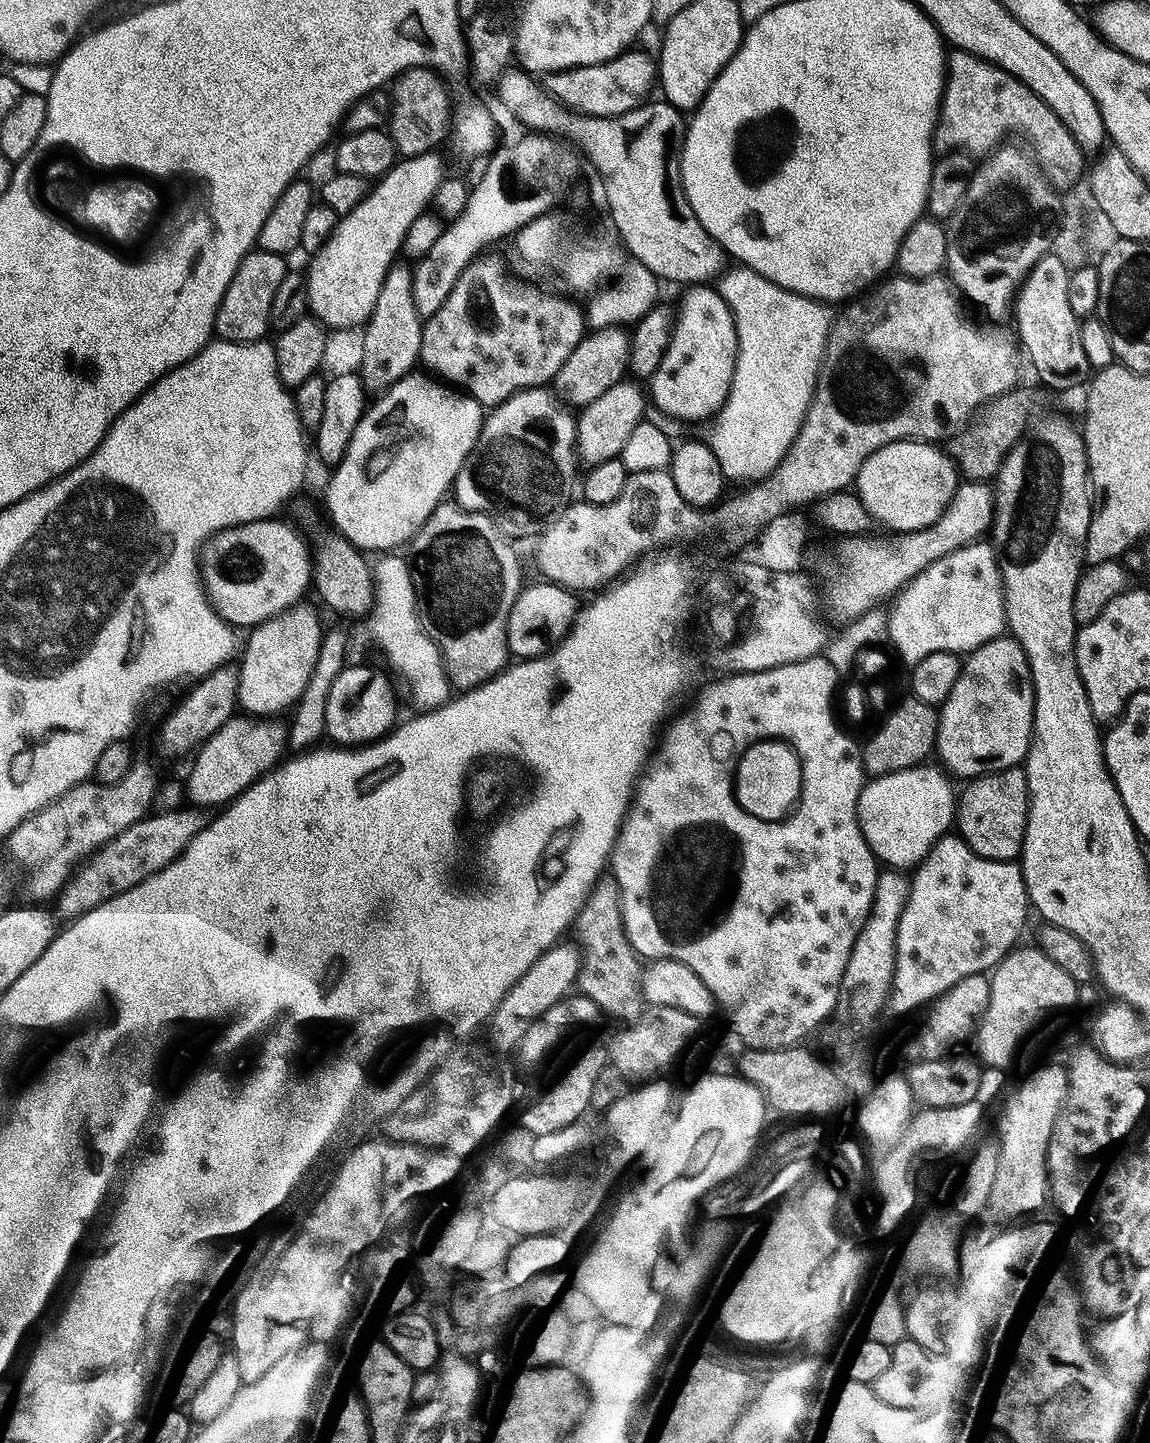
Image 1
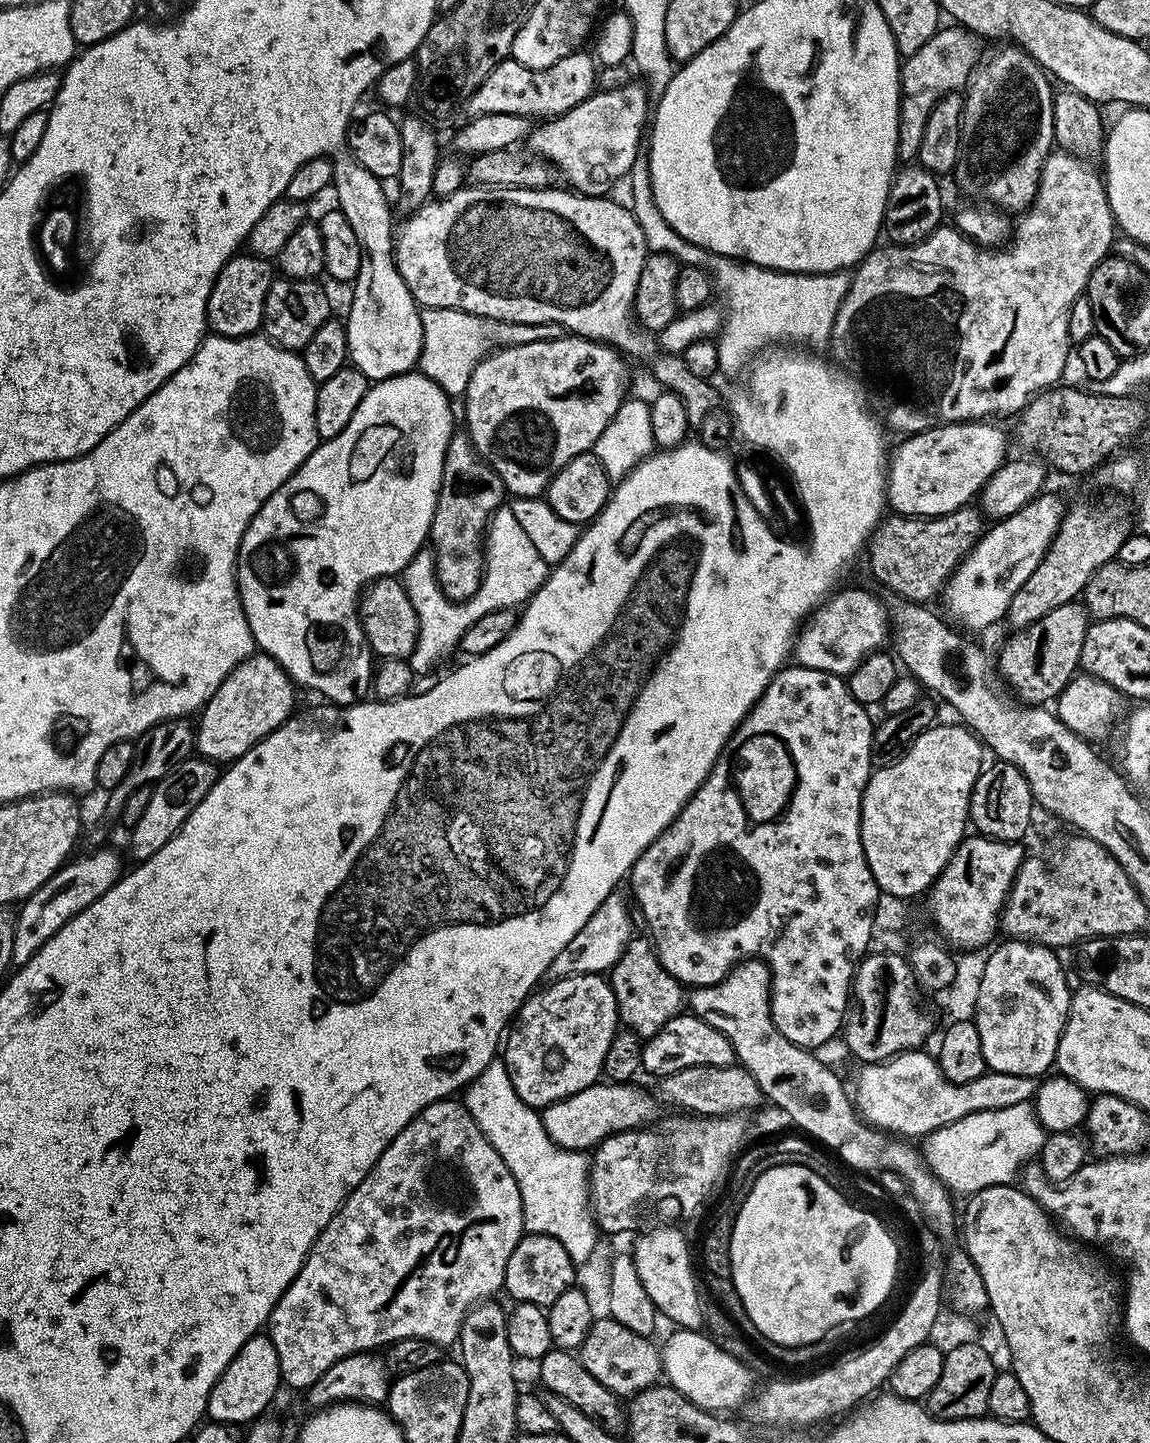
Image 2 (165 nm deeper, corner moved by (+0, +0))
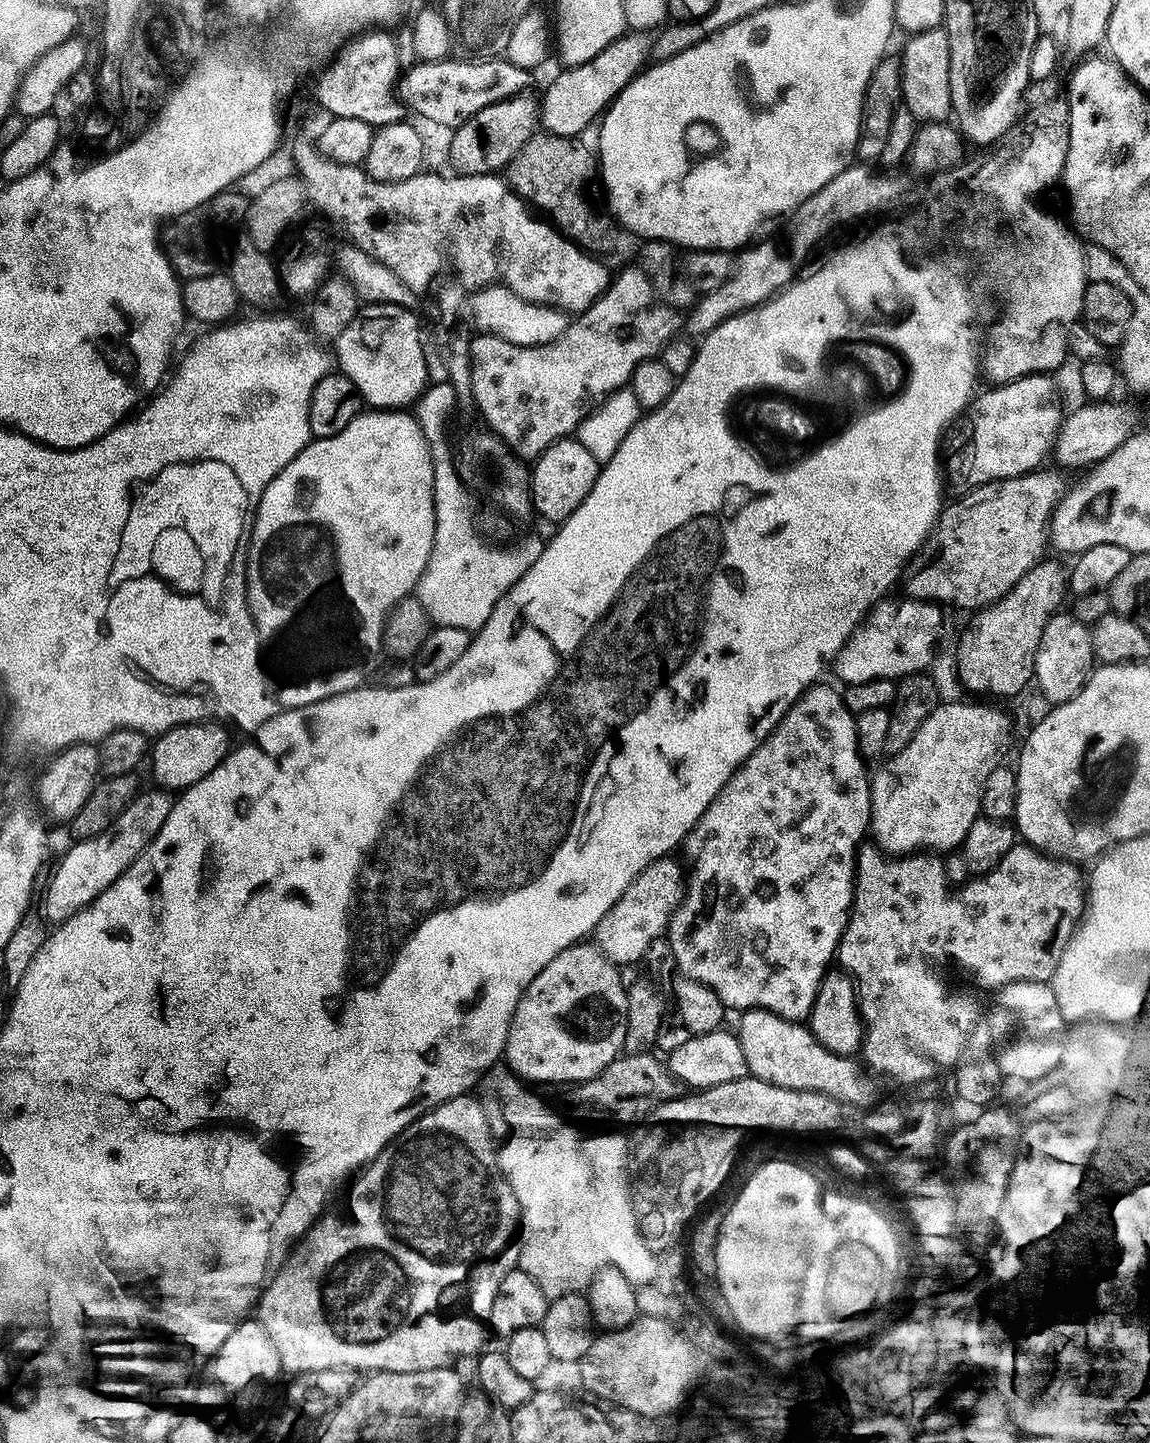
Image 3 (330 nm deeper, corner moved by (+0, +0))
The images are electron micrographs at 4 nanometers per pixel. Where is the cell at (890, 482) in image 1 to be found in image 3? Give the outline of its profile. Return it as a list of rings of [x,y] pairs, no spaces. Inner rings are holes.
[[[1039,372],[1033,376],[1023,376],[1009,384],[989,387],[989,392],[981,391],[968,405],[955,427],[947,433],[946,455],[942,460],[947,483],[949,480],[959,490],[967,490],[986,482],[1014,478],[1039,469],[1043,465],[1040,463],[1043,462],[1044,455],[1047,457],[1052,451],[1062,419],[1062,404],[1057,396],[1058,384],[1052,379],[1051,375]]]

